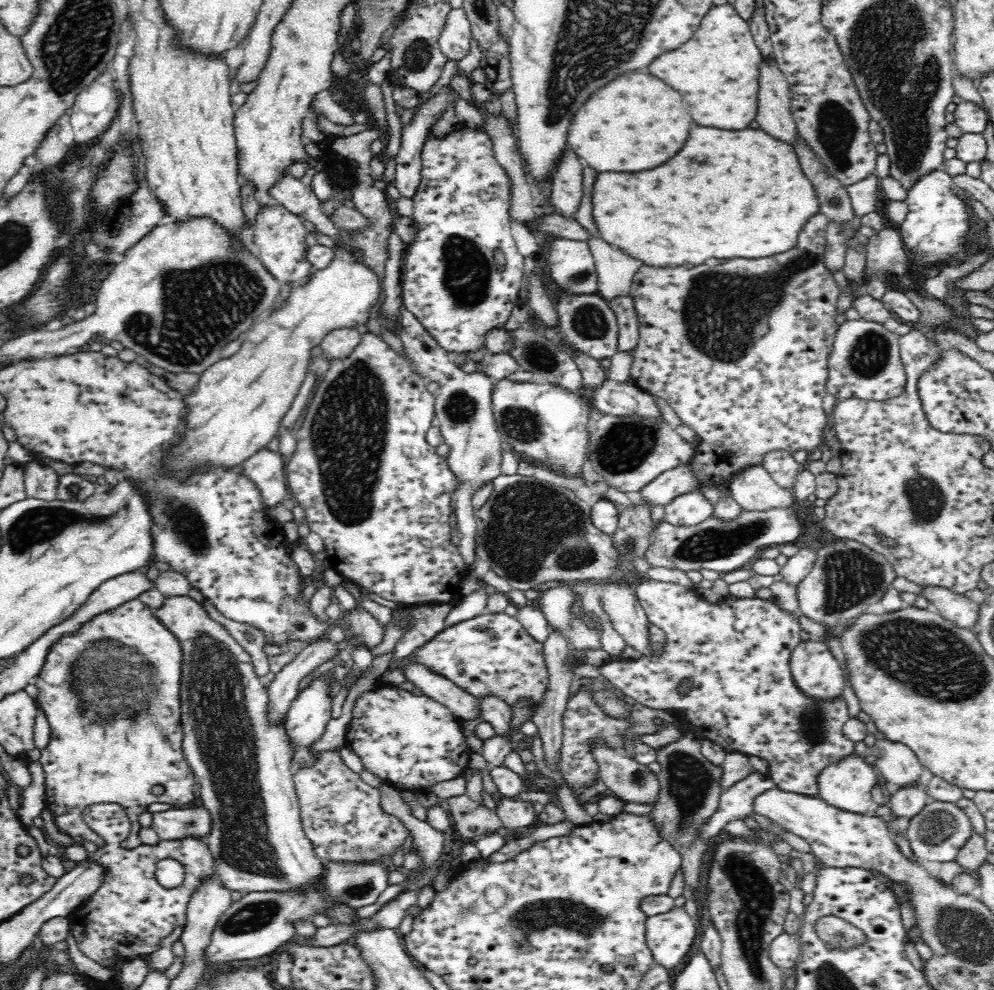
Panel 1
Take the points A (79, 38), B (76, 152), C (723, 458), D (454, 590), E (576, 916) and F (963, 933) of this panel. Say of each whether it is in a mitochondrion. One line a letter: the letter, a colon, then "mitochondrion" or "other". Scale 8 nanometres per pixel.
A: mitochondrion
B: other
C: other
D: other
E: mitochondrion
F: mitochondrion

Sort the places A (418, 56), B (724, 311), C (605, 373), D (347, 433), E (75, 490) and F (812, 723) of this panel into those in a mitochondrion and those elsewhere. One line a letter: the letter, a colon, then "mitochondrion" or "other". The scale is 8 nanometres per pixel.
A: mitochondrion
B: mitochondrion
C: other
D: mitochondrion
E: mitochondrion
F: mitochondrion

